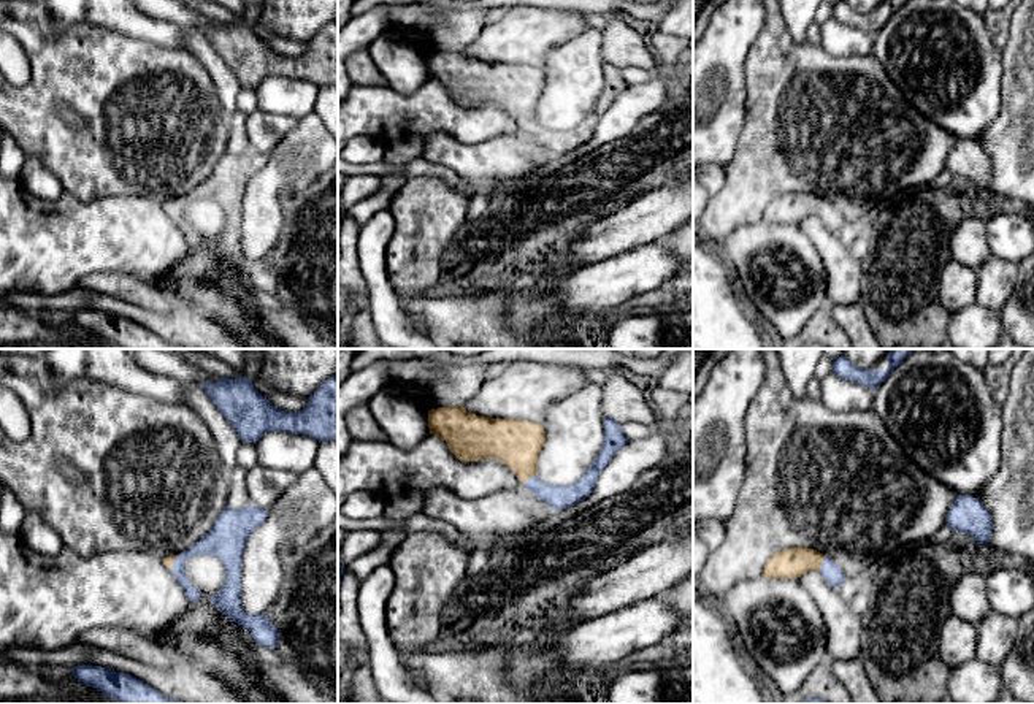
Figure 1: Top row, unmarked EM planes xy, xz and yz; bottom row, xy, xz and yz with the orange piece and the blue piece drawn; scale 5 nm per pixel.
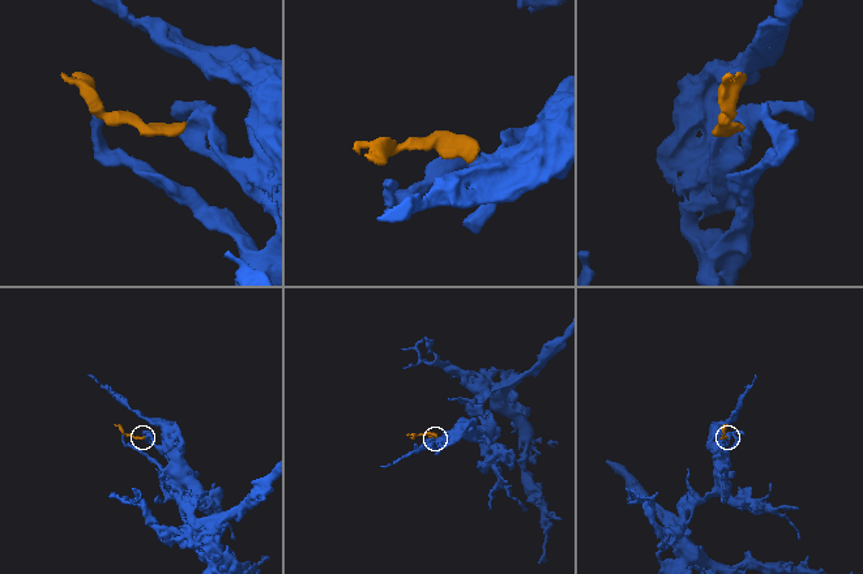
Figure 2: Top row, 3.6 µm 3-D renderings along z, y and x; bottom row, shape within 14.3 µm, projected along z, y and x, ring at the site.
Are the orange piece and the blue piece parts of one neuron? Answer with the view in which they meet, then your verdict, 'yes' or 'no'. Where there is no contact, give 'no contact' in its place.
yz | yes

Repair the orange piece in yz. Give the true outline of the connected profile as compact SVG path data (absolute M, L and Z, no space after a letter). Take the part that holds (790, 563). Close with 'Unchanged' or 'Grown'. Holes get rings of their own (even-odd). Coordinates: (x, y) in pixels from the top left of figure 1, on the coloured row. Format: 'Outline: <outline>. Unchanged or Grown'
Outline: M793 547L774 553L766 561L761 576L768 579L798 579L809 571L820 571L833 587L839 587L845 579L836 563L815 549L807 547Z. Grown

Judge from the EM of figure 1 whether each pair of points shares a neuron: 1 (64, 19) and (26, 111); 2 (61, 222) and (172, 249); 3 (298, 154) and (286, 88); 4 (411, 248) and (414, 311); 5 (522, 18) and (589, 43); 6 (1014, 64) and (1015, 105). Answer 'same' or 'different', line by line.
1: different
2: same
3: different
4: different
5: different
6: same

